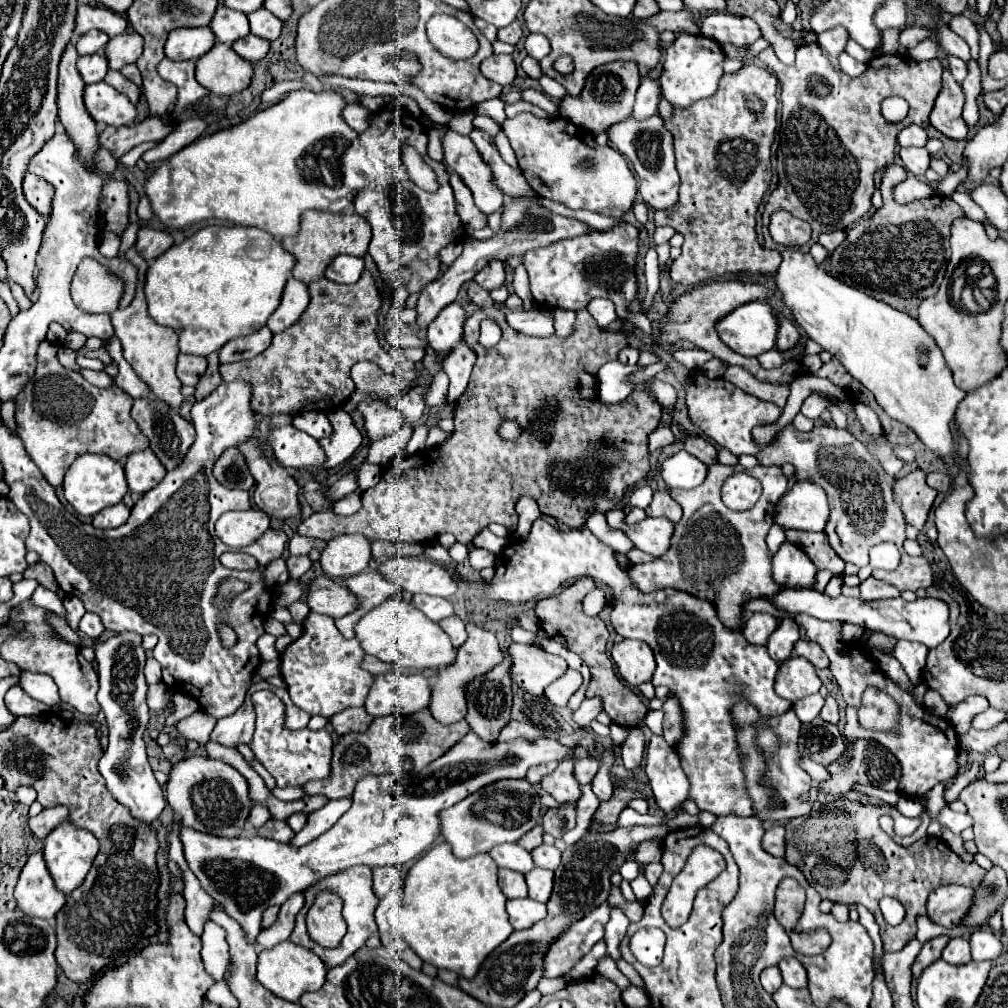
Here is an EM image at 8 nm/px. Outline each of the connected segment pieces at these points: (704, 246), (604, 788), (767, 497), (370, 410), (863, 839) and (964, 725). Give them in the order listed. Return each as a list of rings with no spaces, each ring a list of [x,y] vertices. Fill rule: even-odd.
[[[747,64],[743,66],[739,72],[735,74],[725,74],[719,82],[719,90],[715,96],[711,98],[705,98],[705,100],[699,100],[695,102],[691,108],[687,110],[681,110],[681,108],[675,108],[673,110],[673,118],[669,122],[665,122],[665,126],[669,128],[669,132],[673,134],[675,138],[675,158],[677,158],[677,172],[681,176],[681,188],[679,188],[679,202],[669,208],[669,210],[659,210],[655,212],[655,224],[657,226],[671,226],[675,228],[679,234],[683,234],[685,242],[681,246],[681,256],[677,260],[673,260],[671,264],[671,278],[673,282],[679,282],[683,286],[695,286],[699,282],[705,282],[705,280],[711,280],[711,278],[721,278],[723,274],[741,274],[741,272],[751,272],[751,274],[771,274],[776,272],[782,261],[781,253],[777,250],[771,250],[767,248],[761,248],[759,242],[757,242],[756,234],[756,213],[759,204],[761,204],[761,198],[763,194],[767,192],[769,188],[769,182],[771,182],[771,164],[769,164],[769,158],[771,158],[771,144],[773,144],[773,138],[775,138],[775,112],[777,112],[777,78],[761,68],[761,66],[755,66],[755,64]]]
[[[605,752],[605,758],[601,762],[601,768],[599,772],[595,774],[591,786],[593,786],[593,792],[599,800],[607,800],[613,792],[613,784],[611,784],[611,778],[609,778],[609,768],[613,764],[613,752]]]
[[[721,462],[709,466],[707,478],[701,486],[693,490],[671,490],[671,496],[683,508],[683,518],[675,524],[669,552],[655,562],[629,566],[629,578],[637,584],[641,592],[675,588],[697,598],[705,598],[715,604],[719,618],[727,628],[741,626],[741,604],[745,600],[761,598],[765,594],[775,594],[777,590],[781,590],[781,586],[775,584],[771,578],[771,554],[767,552],[765,536],[773,524],[775,506],[787,490],[789,480],[777,466],[763,468],[761,464],[757,464],[751,470],[745,470],[739,464],[725,466]],[[741,470],[763,482],[763,494],[751,510],[733,512],[721,502],[721,498],[717,498],[717,490],[727,476]]]
[[[381,400],[361,402],[357,410],[361,410],[365,416],[365,428],[371,442],[383,436],[389,436],[403,426],[401,412],[397,412],[397,408],[389,408],[387,402],[381,402]]]
[[[845,796],[825,802],[809,816],[799,816],[785,822],[785,860],[801,868],[821,898],[835,904],[865,906],[881,928],[885,952],[897,952],[915,936],[915,916],[925,916],[927,896],[933,888],[947,884],[977,888],[985,870],[975,862],[963,862],[941,838],[925,836],[907,848],[895,844],[893,838],[879,828],[877,818],[883,812],[887,812],[887,806],[861,804],[847,800]],[[841,874],[849,874],[843,884]],[[883,896],[891,896],[905,906],[907,914],[901,924],[889,926],[883,920],[879,912],[879,900]]]
[[[969,696],[967,700],[955,704],[955,706],[949,706],[949,712],[947,712],[947,720],[949,724],[959,732],[967,732],[969,730],[969,722],[975,714],[983,712],[987,708],[987,700],[983,696]]]

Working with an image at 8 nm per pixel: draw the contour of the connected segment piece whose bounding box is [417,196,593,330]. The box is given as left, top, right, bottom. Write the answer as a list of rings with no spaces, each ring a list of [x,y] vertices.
[[[533,196],[529,198],[529,204],[521,204],[521,200],[507,200],[503,204],[503,216],[501,216],[501,232],[495,232],[491,238],[487,240],[469,240],[463,244],[463,252],[461,256],[449,266],[449,270],[433,280],[433,284],[427,284],[423,290],[421,290],[421,298],[417,302],[417,312],[419,312],[419,328],[425,330],[427,324],[451,302],[455,302],[457,298],[457,292],[459,288],[473,280],[473,276],[485,268],[485,264],[489,264],[491,260],[501,260],[501,262],[507,262],[511,256],[523,256],[525,252],[531,252],[533,248],[545,248],[557,240],[565,240],[565,238],[573,238],[573,236],[583,236],[583,234],[589,234],[593,228],[581,220],[575,220],[575,218],[567,218],[567,216],[561,216],[561,214],[555,214],[547,208],[543,208],[539,204],[539,198]]]

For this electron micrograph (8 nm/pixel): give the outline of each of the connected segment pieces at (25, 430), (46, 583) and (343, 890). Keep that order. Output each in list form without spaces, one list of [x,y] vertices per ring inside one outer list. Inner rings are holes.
[[[43,340],[37,352],[37,372],[29,384],[15,398],[17,434],[25,444],[27,454],[37,464],[41,474],[51,486],[61,486],[63,476],[71,462],[81,454],[107,454],[113,460],[123,460],[135,450],[145,450],[149,440],[137,428],[131,416],[133,400],[113,388],[93,388],[79,372],[63,368],[57,360],[59,346]],[[49,412],[85,412],[79,420],[49,420]]]
[[[37,562],[37,564],[31,564],[27,566],[27,570],[23,572],[25,578],[35,578],[43,588],[51,590],[51,592],[57,592],[59,590],[59,584],[53,576],[53,570],[45,564],[45,562]]]
[[[353,866],[353,868],[345,870],[345,872],[339,872],[339,874],[335,874],[335,876],[329,876],[329,878],[325,878],[325,880],[321,880],[321,884],[315,884],[313,888],[309,888],[309,890],[305,892],[305,904],[303,904],[301,912],[297,914],[297,918],[295,918],[295,928],[293,928],[293,934],[291,934],[289,940],[291,940],[293,944],[299,944],[299,946],[305,946],[305,948],[313,950],[313,952],[323,960],[323,964],[325,964],[327,968],[339,966],[339,964],[343,964],[349,956],[353,956],[359,948],[363,948],[363,946],[365,946],[365,940],[367,940],[371,934],[377,932],[375,920],[373,920],[373,910],[375,910],[377,902],[379,902],[379,900],[377,900],[377,896],[375,896],[373,890],[371,890],[371,868],[367,868],[367,866]],[[325,890],[337,894],[337,896],[343,900],[343,918],[345,918],[347,928],[349,928],[347,934],[345,934],[345,938],[341,940],[341,944],[339,944],[337,948],[321,948],[321,944],[317,944],[317,942],[309,936],[309,932],[307,932],[307,928],[305,928],[305,914],[307,914],[307,910],[309,910],[311,904],[315,902],[317,894],[321,894],[321,892],[325,892]]]

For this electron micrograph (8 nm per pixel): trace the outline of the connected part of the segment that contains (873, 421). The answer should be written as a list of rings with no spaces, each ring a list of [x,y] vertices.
[[[853,404],[853,408],[855,408],[857,420],[863,424],[865,432],[869,432],[873,438],[879,438],[883,434],[883,428],[881,428],[881,422],[879,422],[877,414],[865,404]]]

